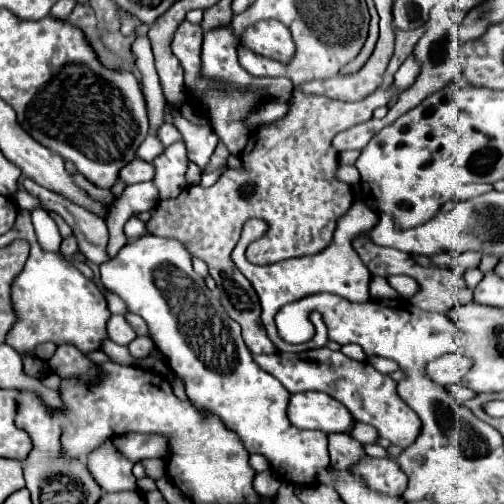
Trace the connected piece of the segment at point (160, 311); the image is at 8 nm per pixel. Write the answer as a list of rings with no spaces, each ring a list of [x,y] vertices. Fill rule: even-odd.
[[[142,236],[134,242],[128,242],[116,258],[100,264],[100,284],[106,292],[120,296],[130,312],[146,320],[150,338],[166,358],[170,370],[184,382],[188,400],[200,414],[218,416],[222,424],[242,440],[248,454],[264,456],[270,462],[270,468],[294,488],[320,484],[320,468],[330,466],[326,434],[320,430],[300,430],[290,424],[286,416],[290,392],[254,362],[242,340],[240,324],[228,318],[222,312],[222,306],[214,302],[214,294],[210,294],[204,280],[192,270],[192,254],[184,248],[184,244],[164,236]]]

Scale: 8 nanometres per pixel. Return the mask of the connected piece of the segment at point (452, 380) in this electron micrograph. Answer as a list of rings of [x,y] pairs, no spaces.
[[[444,354],[428,364],[426,372],[432,380],[444,386],[456,384],[468,370],[472,368],[472,360],[458,356],[458,354]]]

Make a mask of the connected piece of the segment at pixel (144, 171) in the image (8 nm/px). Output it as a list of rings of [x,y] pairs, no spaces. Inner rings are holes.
[[[134,158],[130,164],[126,164],[120,172],[118,172],[118,180],[124,182],[126,186],[130,184],[136,184],[136,182],[146,182],[146,180],[152,180],[152,164],[150,162],[144,162],[140,158]]]

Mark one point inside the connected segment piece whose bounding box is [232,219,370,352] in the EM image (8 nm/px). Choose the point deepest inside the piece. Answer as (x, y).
(337, 269)

